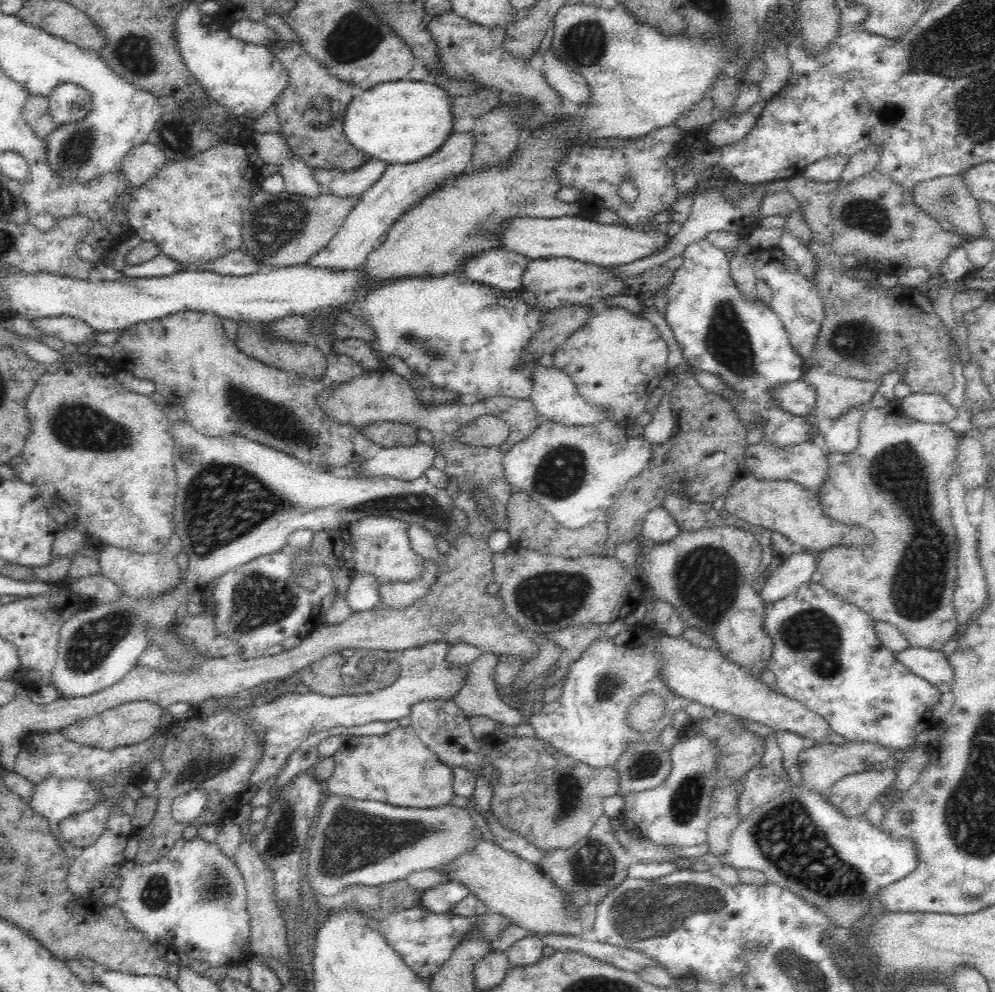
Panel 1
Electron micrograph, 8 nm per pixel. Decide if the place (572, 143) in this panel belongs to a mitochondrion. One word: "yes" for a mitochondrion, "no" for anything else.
no

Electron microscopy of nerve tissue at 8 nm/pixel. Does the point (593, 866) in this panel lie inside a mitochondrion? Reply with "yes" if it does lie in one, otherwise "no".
yes

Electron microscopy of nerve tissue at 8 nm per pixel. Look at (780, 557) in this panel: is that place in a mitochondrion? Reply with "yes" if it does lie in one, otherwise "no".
no

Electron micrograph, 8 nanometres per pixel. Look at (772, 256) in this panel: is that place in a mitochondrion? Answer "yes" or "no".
no

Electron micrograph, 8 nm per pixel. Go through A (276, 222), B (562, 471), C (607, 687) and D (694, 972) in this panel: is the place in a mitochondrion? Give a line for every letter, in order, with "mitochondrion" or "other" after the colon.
A: mitochondrion
B: mitochondrion
C: mitochondrion
D: other

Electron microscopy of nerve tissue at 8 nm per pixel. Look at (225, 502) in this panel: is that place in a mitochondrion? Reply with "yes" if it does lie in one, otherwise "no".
yes

